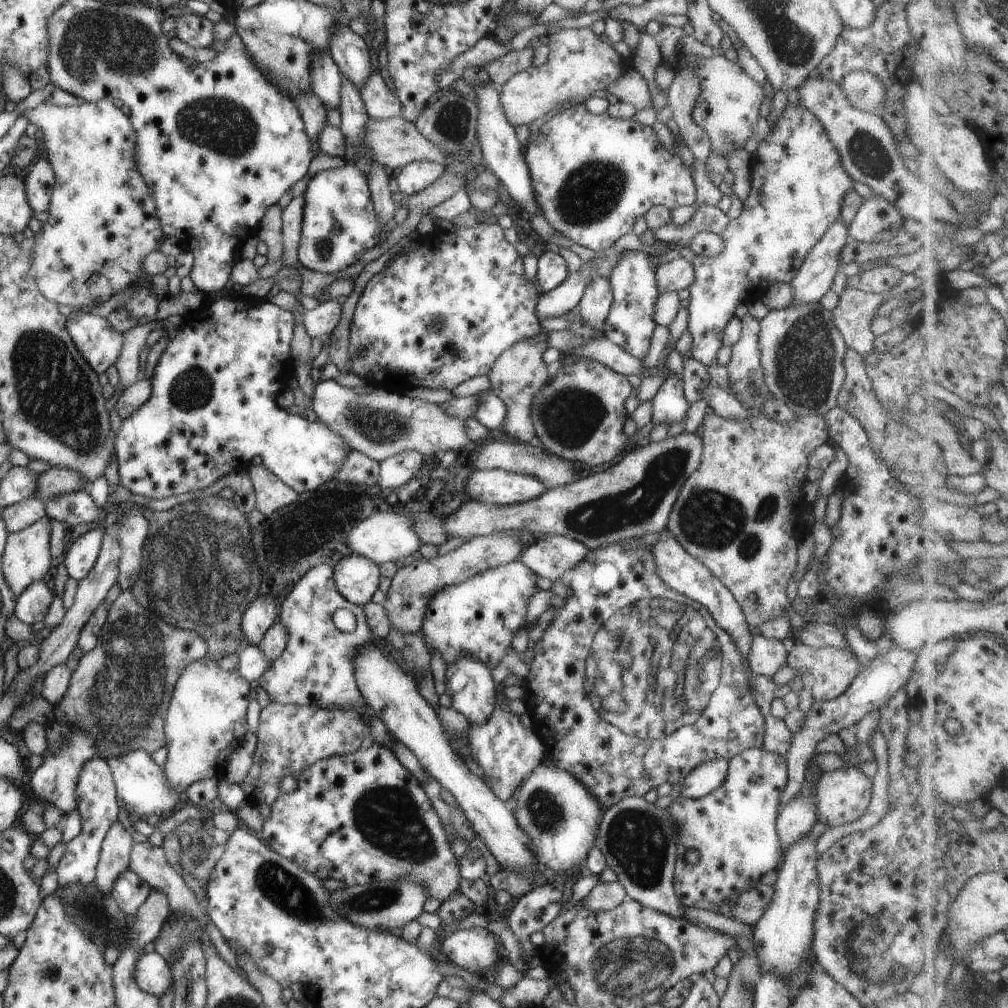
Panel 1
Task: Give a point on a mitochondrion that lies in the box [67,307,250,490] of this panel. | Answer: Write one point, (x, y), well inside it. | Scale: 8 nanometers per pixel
(193, 389)

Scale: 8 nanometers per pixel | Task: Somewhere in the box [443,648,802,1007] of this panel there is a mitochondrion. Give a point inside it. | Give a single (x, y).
(632, 966)

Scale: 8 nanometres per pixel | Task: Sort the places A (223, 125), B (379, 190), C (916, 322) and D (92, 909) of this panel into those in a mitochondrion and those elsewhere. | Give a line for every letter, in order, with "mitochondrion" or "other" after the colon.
A: mitochondrion
B: other
C: other
D: mitochondrion

